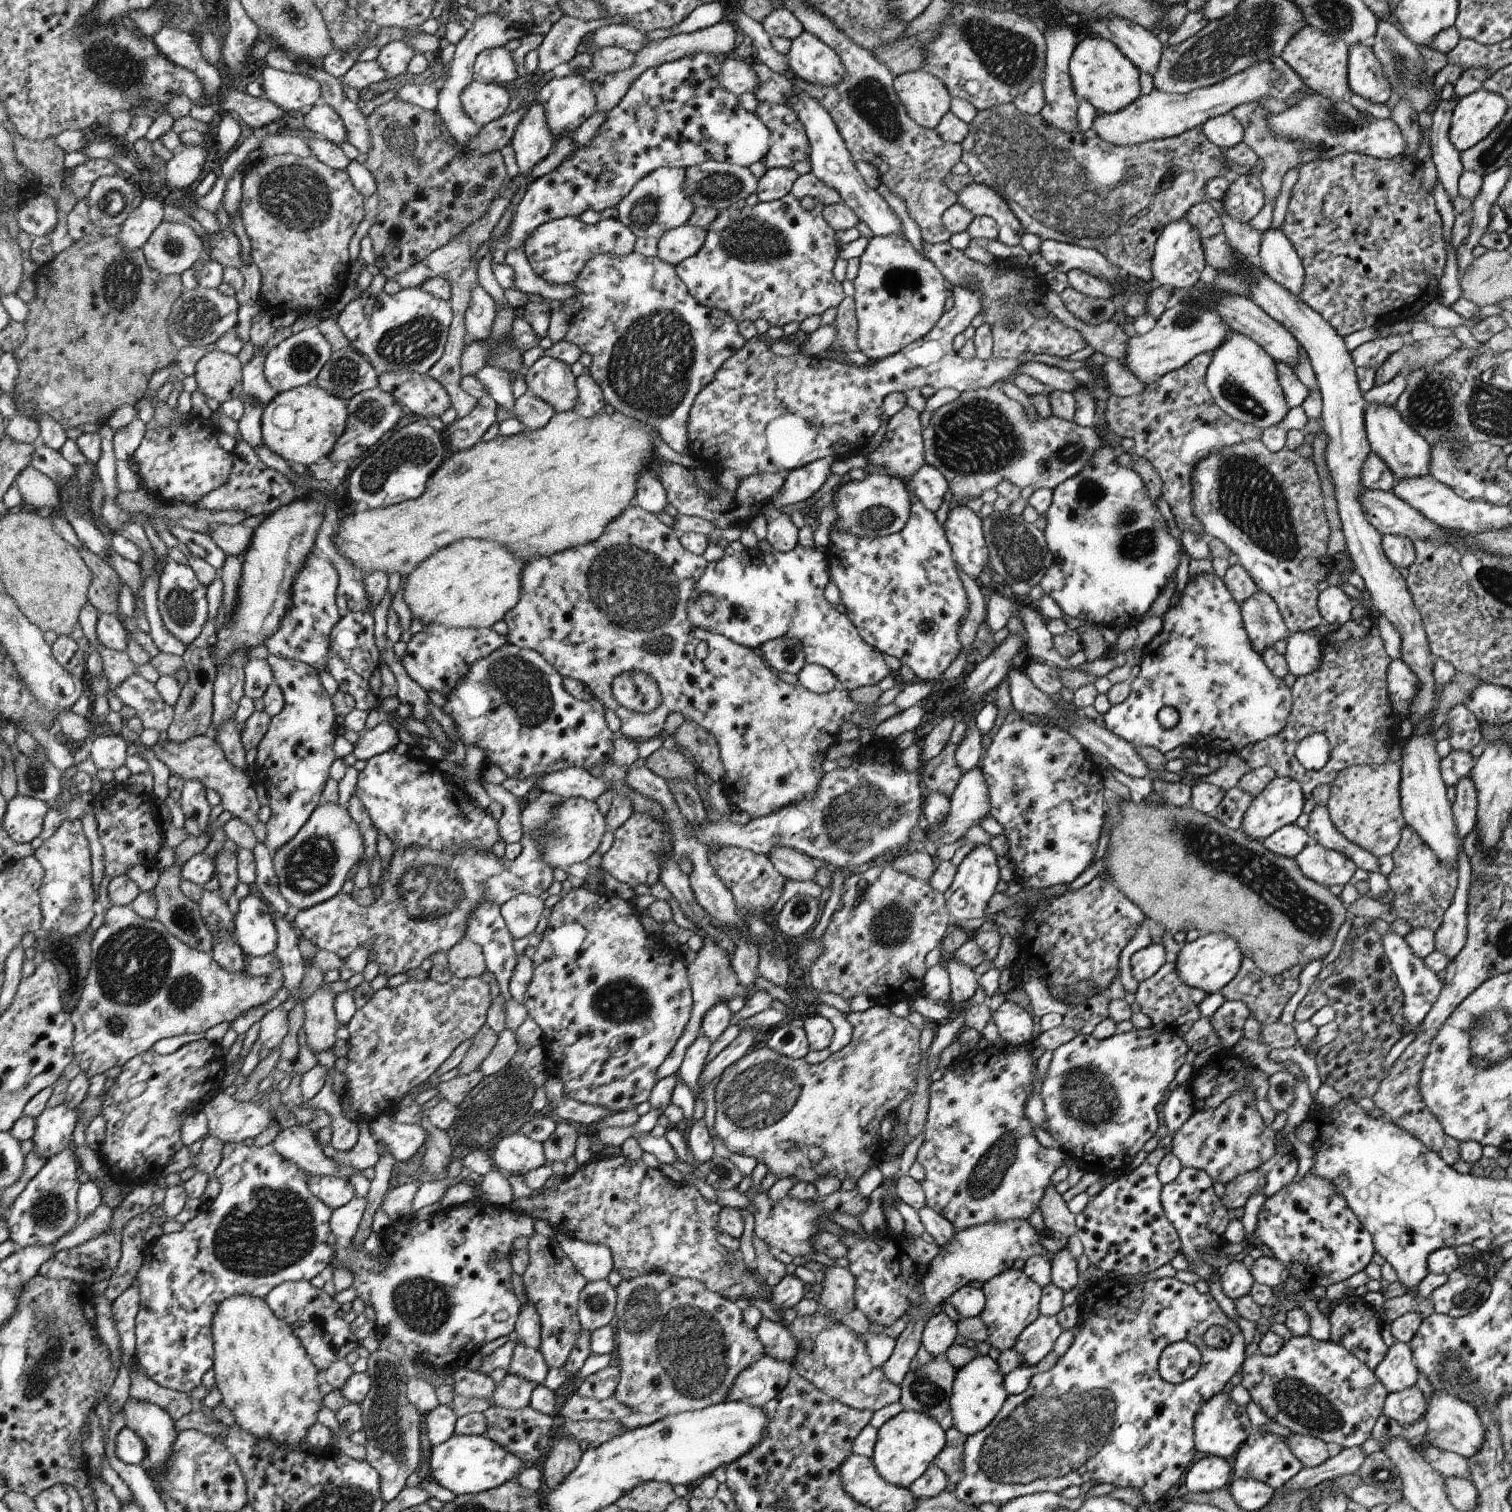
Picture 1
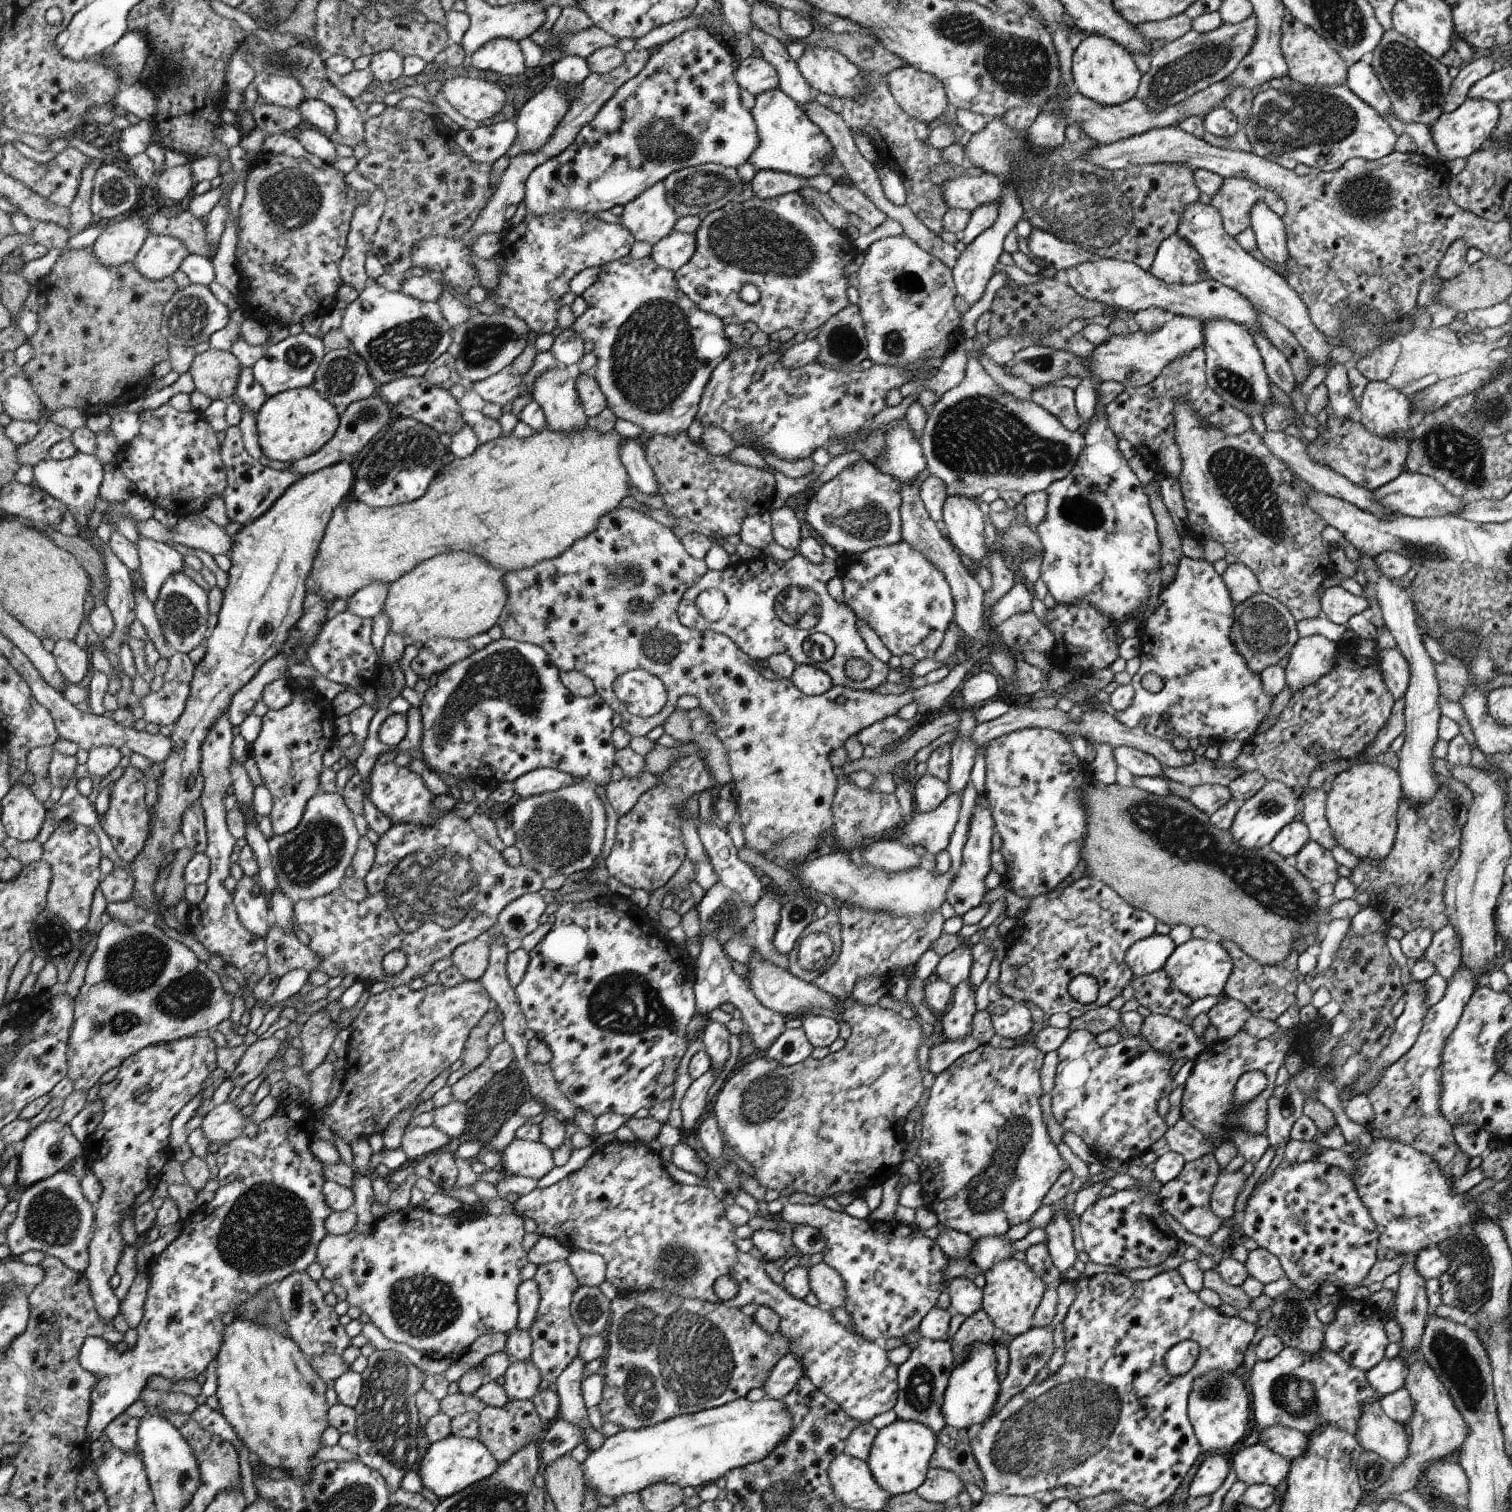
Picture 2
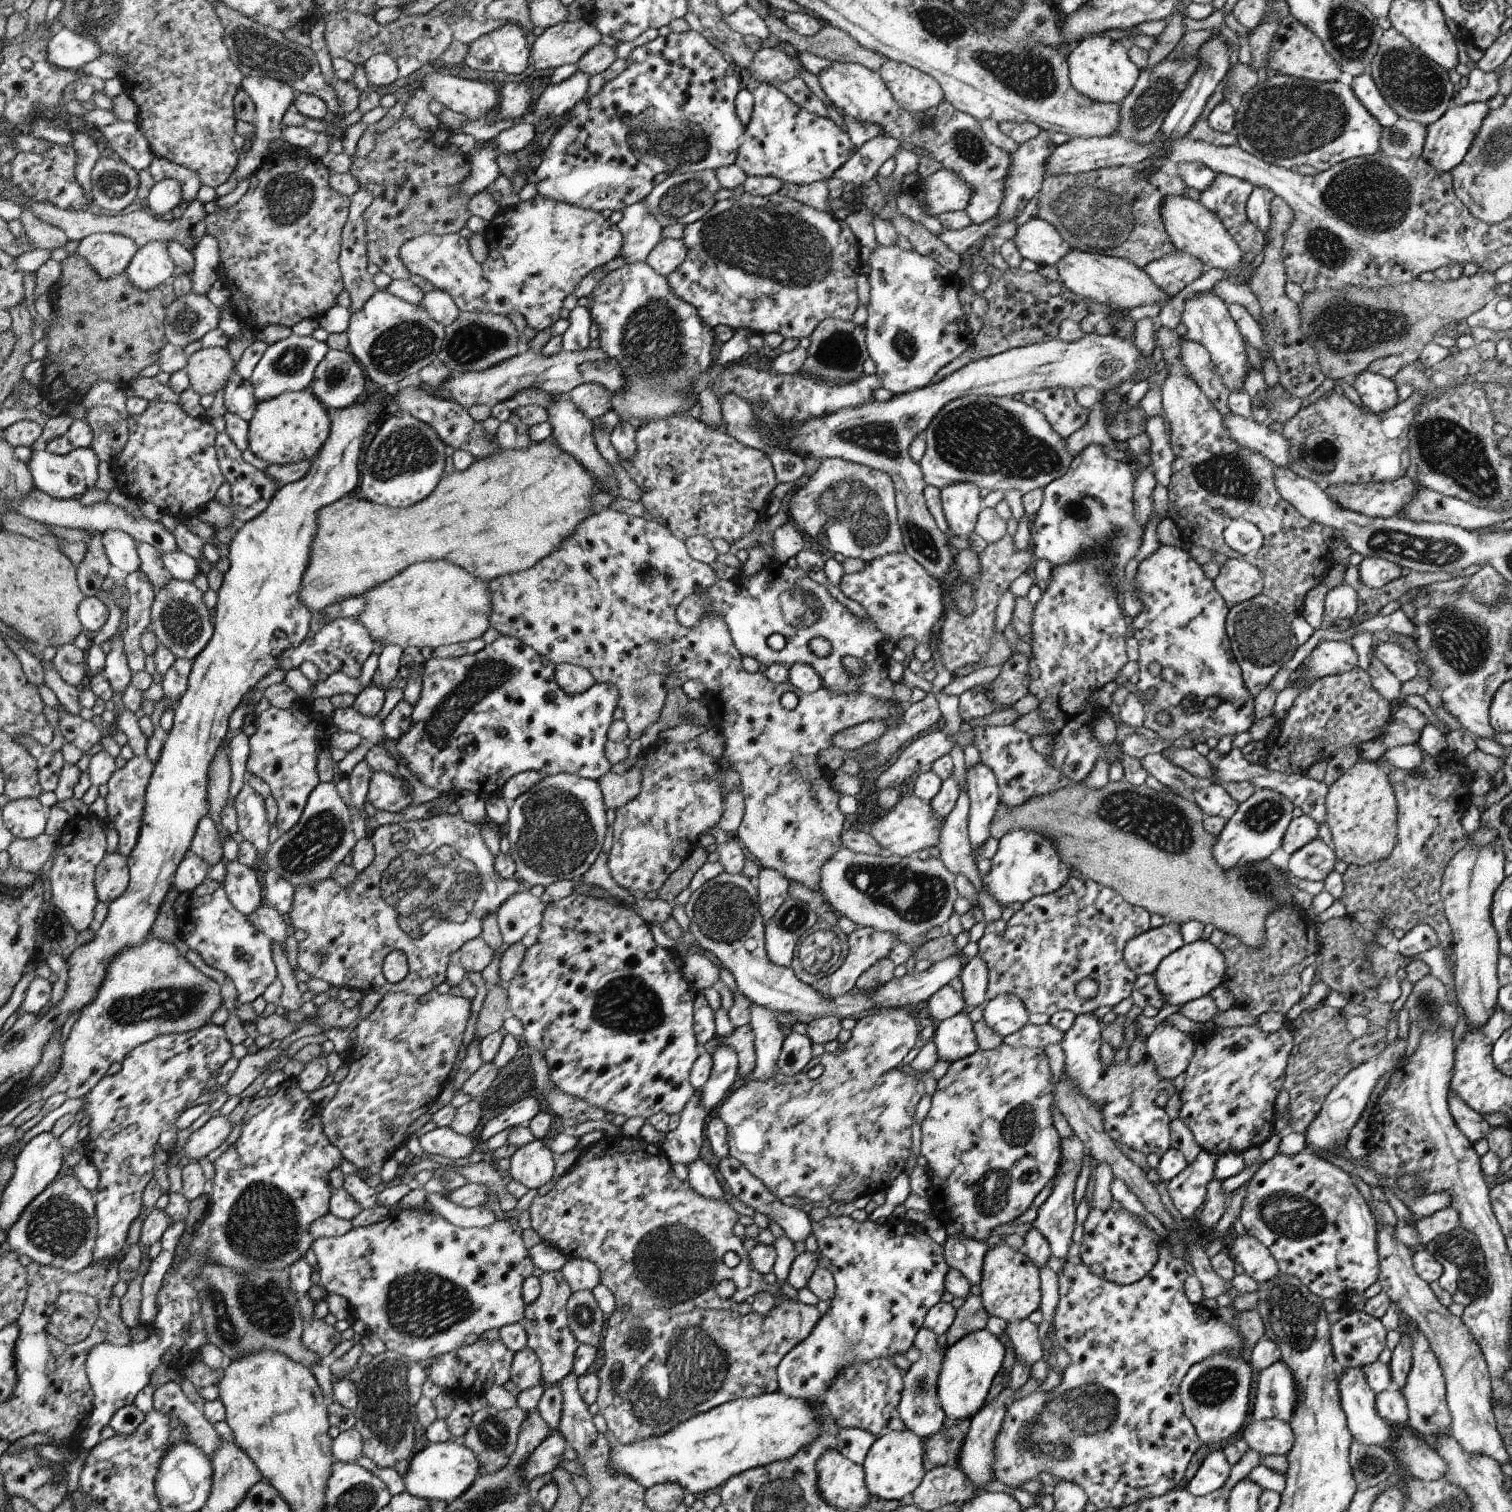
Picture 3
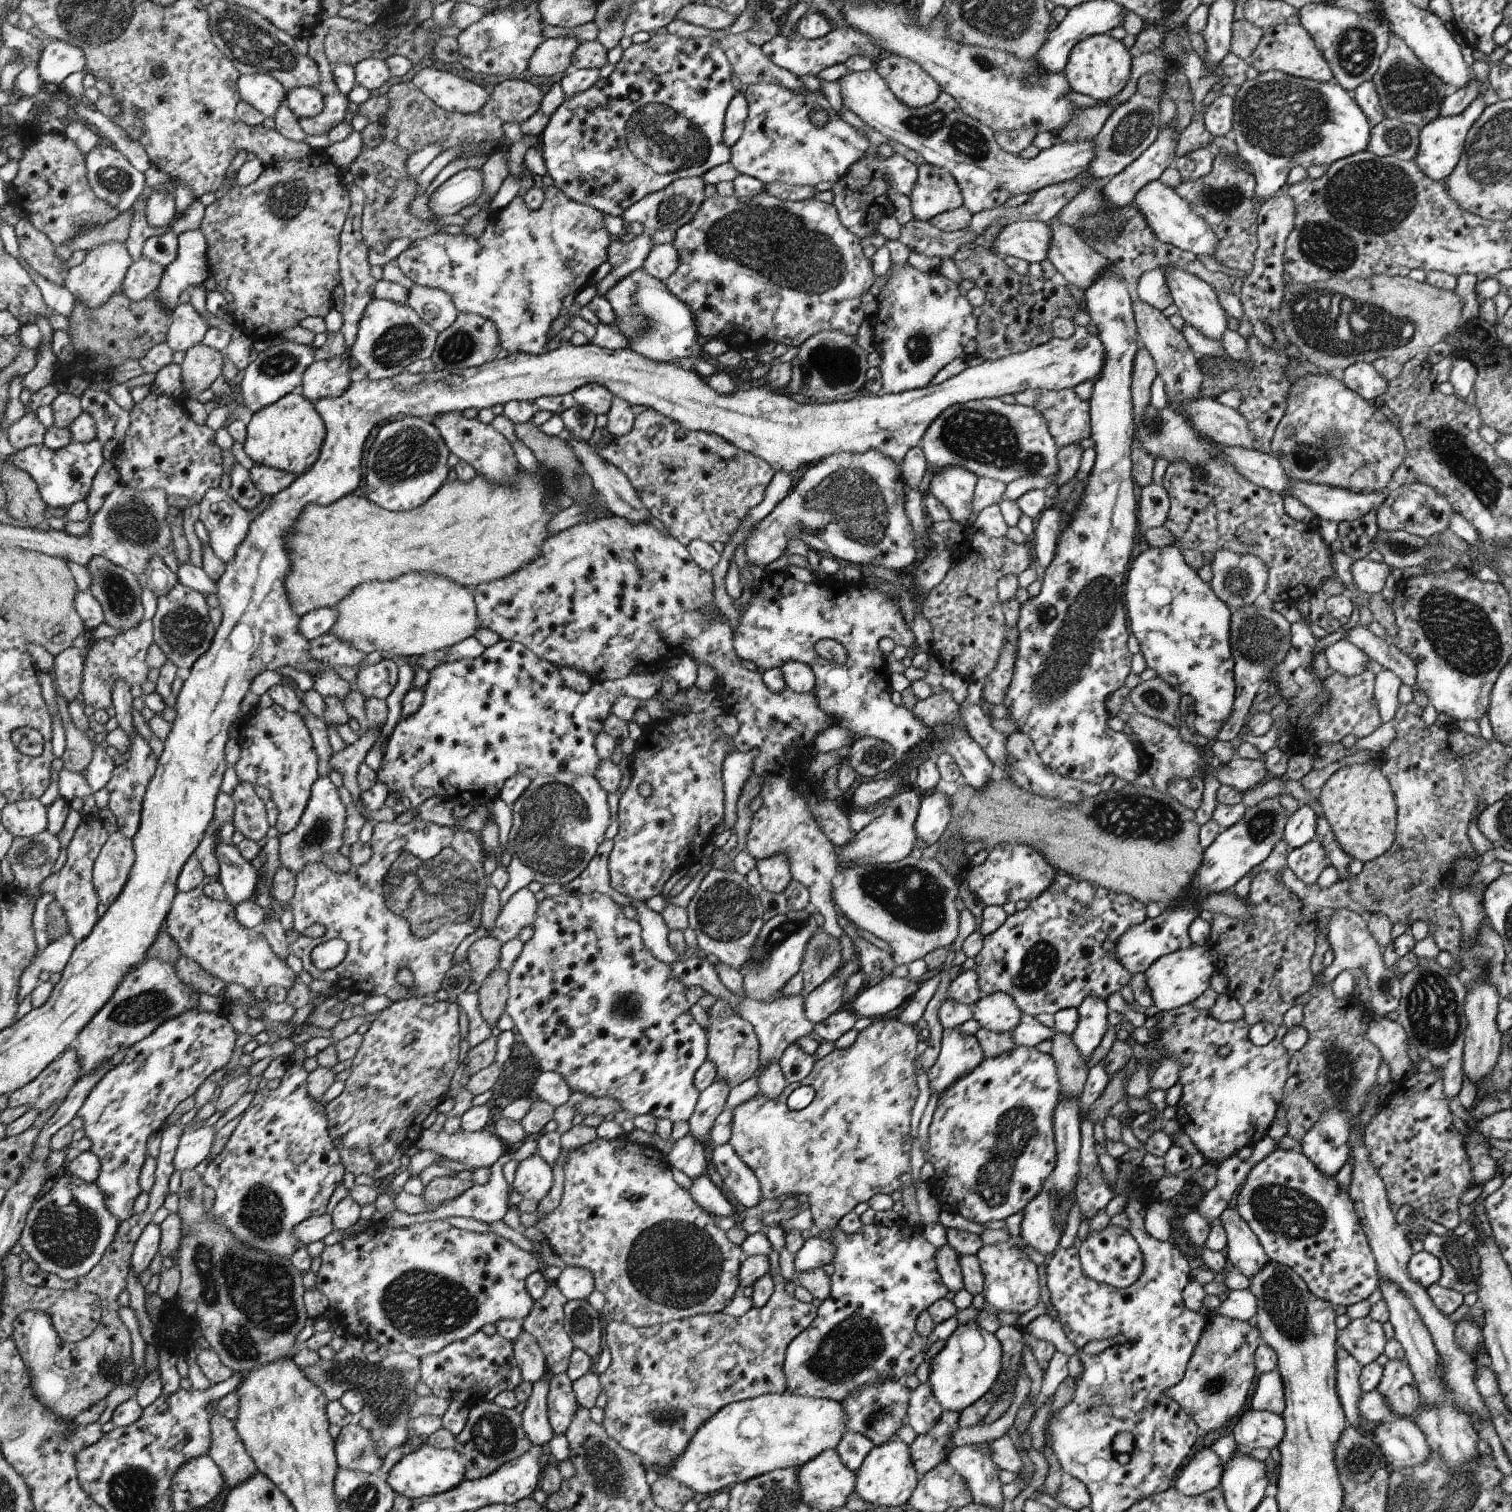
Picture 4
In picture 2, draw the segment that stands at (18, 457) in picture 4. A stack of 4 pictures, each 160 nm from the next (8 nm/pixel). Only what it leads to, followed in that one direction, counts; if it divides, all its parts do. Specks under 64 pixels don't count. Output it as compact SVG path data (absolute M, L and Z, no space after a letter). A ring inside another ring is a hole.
M77 452L72 458L63 461L48 458L33 466L34 484L50 496L56 497L56 500L63 502L72 511L75 521L81 528L78 535L84 540L87 535L87 521L98 504L99 488L104 476L103 465L96 454L89 455Z

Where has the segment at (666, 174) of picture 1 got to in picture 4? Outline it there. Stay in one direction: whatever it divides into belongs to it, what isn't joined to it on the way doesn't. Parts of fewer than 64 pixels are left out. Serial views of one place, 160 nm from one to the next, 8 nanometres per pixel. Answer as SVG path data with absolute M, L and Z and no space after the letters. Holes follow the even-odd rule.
M644 229L630 242L612 244L608 250L608 263L612 267L612 271L604 280L597 283L598 295L605 296L606 292L614 288L622 278L627 278L628 274L643 269L644 262L647 261L654 246L652 233L652 231Z

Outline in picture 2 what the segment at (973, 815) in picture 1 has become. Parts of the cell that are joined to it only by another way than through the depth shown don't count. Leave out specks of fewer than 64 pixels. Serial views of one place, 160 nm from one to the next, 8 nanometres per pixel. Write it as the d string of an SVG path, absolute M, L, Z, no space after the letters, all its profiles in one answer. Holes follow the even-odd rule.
M962 793L948 795L940 806L927 813L915 810L912 813L912 820L898 826L898 830L892 834L892 839L904 846L935 855L942 850L947 850L950 836L958 822L961 796Z

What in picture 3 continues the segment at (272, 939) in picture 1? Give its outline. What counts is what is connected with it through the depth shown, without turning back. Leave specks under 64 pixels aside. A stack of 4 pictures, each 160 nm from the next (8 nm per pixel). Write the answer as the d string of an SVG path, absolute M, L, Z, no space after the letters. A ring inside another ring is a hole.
M238 859L227 862L226 876L221 883L228 900L248 916L264 902L263 889L258 881L256 870L242 864Z

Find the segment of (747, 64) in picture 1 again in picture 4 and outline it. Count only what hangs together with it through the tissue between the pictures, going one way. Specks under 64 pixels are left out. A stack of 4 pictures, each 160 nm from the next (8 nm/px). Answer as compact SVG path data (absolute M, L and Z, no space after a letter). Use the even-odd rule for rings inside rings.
M848 25L842 28L834 27L834 29L827 36L818 39L798 39L788 40L782 35L776 35L772 40L766 42L761 47L765 56L768 56L776 66L788 70L796 77L804 75L818 75L824 68L829 68L834 64L845 63L846 60L852 56L867 56L873 62L881 58L885 53L880 52L878 46L872 44L872 38L866 36L864 32L856 30Z

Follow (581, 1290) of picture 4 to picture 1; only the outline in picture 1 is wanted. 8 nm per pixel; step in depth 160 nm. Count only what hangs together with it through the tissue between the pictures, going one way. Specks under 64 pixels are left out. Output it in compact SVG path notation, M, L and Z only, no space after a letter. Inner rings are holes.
M557 1233L556 1243L570 1258L574 1268L588 1282L607 1279L613 1271L614 1260L612 1250L600 1242L583 1242L566 1234Z

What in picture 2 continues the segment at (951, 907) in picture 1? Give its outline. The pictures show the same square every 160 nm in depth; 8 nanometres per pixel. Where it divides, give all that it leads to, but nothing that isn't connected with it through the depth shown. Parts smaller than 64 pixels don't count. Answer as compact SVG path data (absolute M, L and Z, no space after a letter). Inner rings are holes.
M985 790L985 797L983 798L982 795L978 795L976 801L976 805L974 806L974 810L972 813L972 818L970 820L970 826L969 830L967 832L967 842L964 845L963 848L963 859L962 864L959 870L959 873L952 879L950 888L947 892L947 901L950 903L950 906L954 908L954 910L957 912L958 915L964 916L968 911L971 911L972 909L979 908L981 909L981 904L983 902L983 896L988 889L986 888L986 884L984 883L984 878L986 878L986 875L988 872L990 872L990 869L992 868L990 866L990 853L992 852L992 835L994 834L994 828L995 828L995 822L994 817L991 813L991 808L988 806L989 800L986 796L986 790Z

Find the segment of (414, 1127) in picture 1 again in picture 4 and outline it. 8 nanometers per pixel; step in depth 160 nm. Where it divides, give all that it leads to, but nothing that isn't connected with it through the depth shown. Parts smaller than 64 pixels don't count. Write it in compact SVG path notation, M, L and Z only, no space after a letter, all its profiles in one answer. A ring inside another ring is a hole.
M422 1130L416 1140L420 1151L432 1150L450 1161L462 1162L468 1169L491 1168L507 1150L506 1145L492 1132L480 1130L456 1134Z

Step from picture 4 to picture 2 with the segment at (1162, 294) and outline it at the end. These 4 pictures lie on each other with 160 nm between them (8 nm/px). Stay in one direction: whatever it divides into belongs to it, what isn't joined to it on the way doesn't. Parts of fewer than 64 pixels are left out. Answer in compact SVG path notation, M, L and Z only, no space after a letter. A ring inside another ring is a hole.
M1178 234L1165 238L1159 244L1149 271L1168 284L1191 285L1209 278L1203 258Z

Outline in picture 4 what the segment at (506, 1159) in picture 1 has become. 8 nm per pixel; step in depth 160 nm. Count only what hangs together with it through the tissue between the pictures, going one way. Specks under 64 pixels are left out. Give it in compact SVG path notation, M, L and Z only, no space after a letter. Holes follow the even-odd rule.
M534 1154L520 1161L511 1189L520 1192L524 1199L542 1203L550 1188L552 1188L552 1170L540 1154Z

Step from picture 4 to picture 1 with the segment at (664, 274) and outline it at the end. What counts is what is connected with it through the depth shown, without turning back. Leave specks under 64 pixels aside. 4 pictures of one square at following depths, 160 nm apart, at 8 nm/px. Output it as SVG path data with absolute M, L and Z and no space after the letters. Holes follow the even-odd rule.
M690 224L678 226L669 233L664 233L659 239L657 258L676 267L703 249L707 234L707 230L700 226Z

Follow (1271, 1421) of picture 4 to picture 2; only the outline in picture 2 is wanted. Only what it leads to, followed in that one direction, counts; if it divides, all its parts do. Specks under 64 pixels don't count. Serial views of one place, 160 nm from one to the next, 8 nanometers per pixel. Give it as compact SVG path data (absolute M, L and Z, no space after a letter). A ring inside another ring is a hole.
M1274 1425L1261 1429L1258 1443L1264 1443L1264 1446L1272 1449L1276 1454L1291 1461L1304 1454L1308 1436L1290 1427Z

